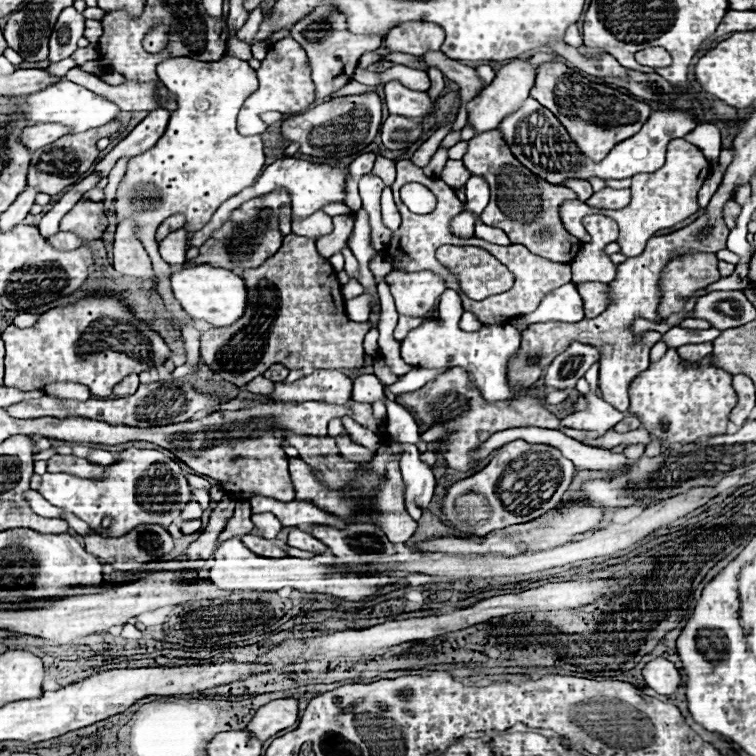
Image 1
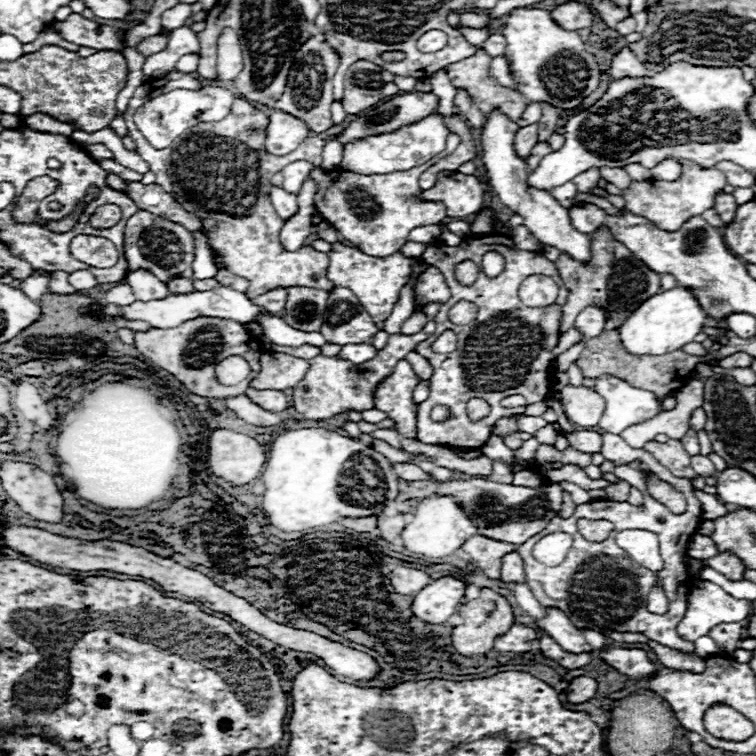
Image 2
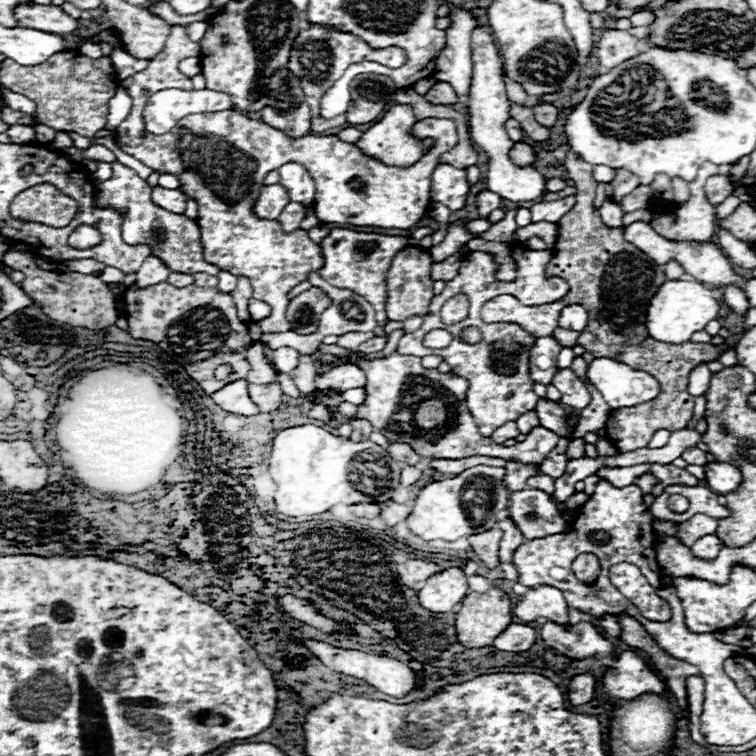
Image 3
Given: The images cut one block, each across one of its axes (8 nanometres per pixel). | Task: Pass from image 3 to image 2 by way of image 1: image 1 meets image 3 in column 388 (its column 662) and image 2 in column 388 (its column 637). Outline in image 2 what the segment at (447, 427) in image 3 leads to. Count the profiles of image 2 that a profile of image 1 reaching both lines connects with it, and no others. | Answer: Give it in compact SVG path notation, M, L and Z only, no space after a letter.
M400 360L394 368L394 372L378 386L376 390L376 408L384 410L388 418L396 422L396 430L404 438L416 438L416 404L412 402L412 392L420 384L420 378L414 374L412 366L406 360Z

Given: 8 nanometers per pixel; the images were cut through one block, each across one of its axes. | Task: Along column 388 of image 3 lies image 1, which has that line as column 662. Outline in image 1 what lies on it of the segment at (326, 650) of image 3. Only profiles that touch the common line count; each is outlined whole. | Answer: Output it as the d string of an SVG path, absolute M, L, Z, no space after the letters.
M656 658L648 662L642 670L642 676L646 680L646 686L654 688L662 696L670 696L682 686L680 670L666 658Z

